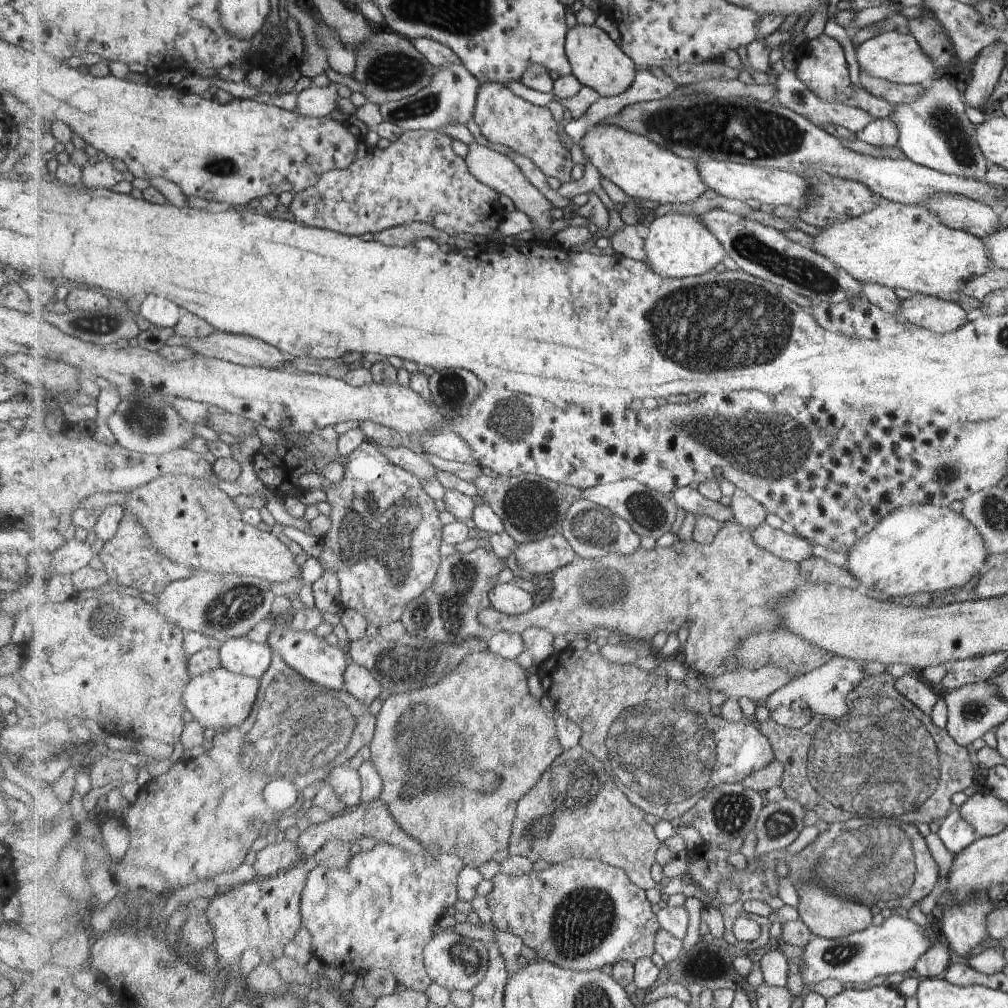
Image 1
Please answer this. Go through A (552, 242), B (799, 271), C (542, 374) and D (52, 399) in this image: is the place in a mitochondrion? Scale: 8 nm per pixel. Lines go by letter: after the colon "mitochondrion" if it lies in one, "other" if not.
A: other
B: mitochondrion
C: other
D: other

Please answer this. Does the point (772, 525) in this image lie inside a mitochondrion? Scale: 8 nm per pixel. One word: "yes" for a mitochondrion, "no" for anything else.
no

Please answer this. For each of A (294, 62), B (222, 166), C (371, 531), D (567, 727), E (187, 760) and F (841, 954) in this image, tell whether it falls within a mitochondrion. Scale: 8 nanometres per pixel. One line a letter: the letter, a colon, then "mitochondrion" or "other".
A: other
B: mitochondrion
C: mitochondrion
D: other
E: other
F: mitochondrion

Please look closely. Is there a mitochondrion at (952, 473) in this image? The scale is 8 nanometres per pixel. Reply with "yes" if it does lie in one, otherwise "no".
yes

